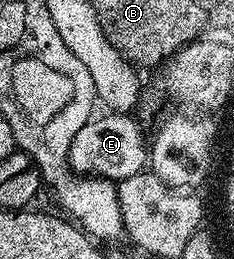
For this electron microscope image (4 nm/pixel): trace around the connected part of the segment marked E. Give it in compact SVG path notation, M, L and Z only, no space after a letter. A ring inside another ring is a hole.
M130 113L99 114L92 117L72 137L70 146L71 171L93 177L95 179L109 179L121 181L132 177L132 173L140 173L148 163L148 135L142 132L142 127ZM99 118L99 119L98 119Z

